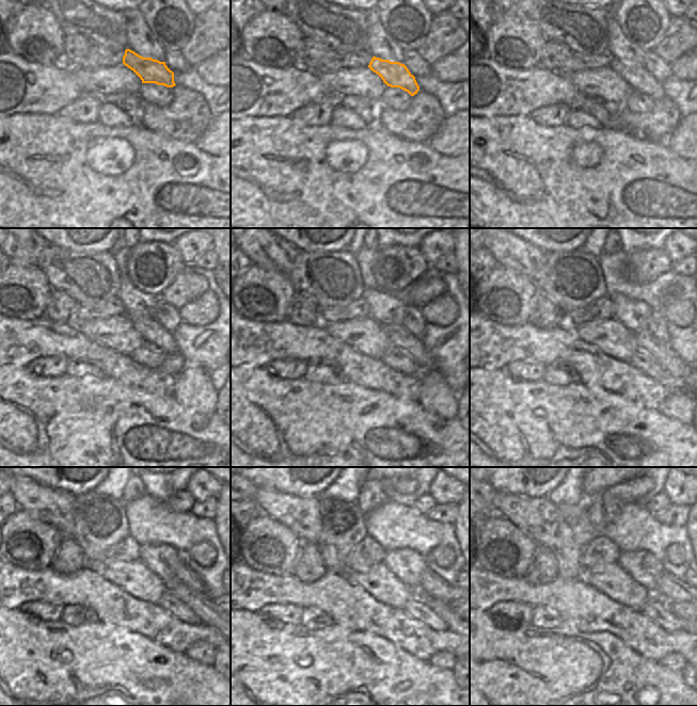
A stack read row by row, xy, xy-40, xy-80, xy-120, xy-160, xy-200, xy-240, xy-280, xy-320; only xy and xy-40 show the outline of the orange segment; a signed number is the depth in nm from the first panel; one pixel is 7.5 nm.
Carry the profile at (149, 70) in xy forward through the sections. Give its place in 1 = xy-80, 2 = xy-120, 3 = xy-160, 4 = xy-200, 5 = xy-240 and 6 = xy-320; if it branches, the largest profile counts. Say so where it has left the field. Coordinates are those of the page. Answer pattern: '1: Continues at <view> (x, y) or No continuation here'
1: Continues at xy-80 (636, 77)
2: Continues at xy-120 (152, 331)
3: Continues at xy-160 (399, 337)
4: Continues at xy-200 (679, 372)
5: Continues at xy-240 (203, 607)
6: Continues at xy-320 (686, 623).

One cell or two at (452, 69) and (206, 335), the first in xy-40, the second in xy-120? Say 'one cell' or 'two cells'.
two cells

